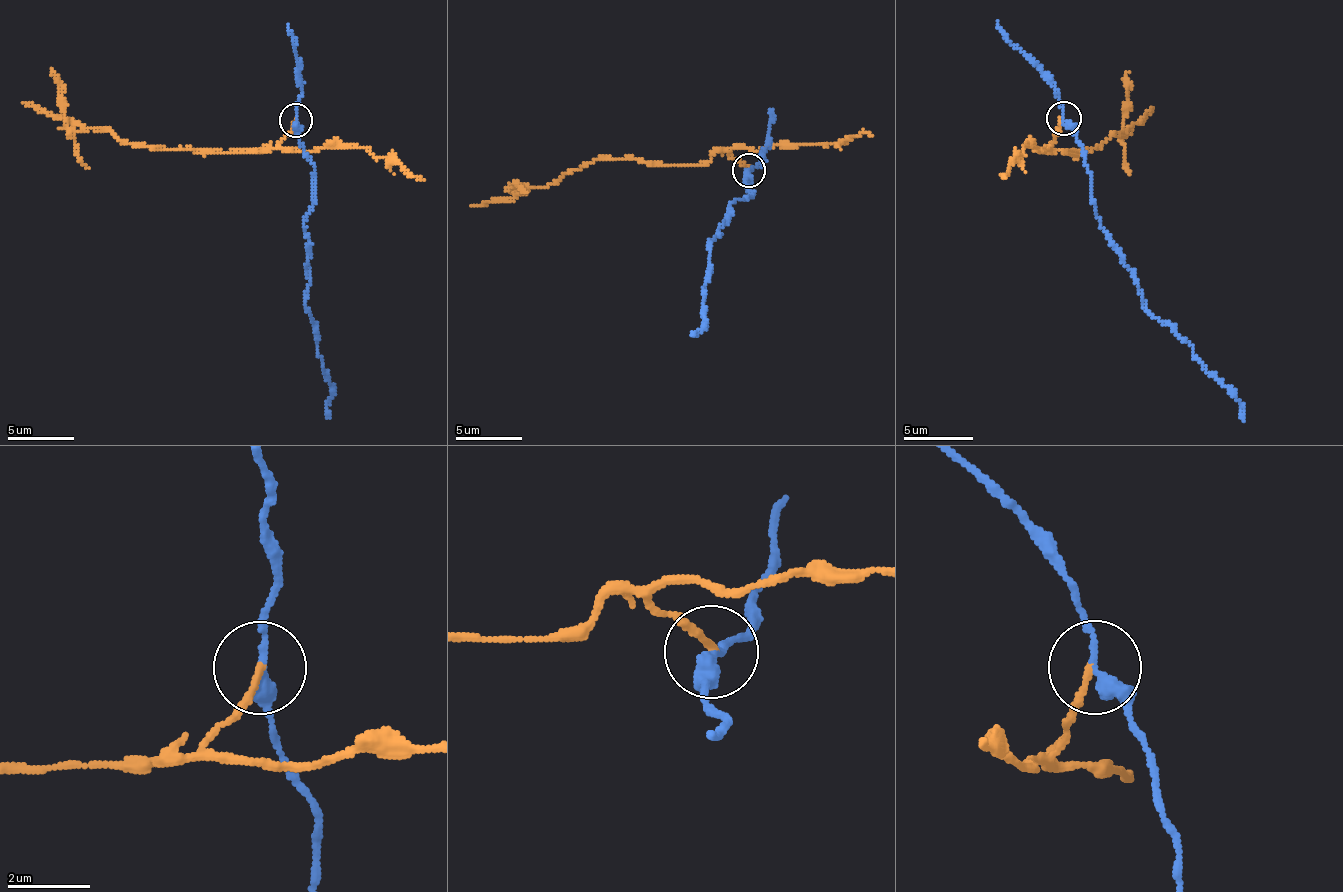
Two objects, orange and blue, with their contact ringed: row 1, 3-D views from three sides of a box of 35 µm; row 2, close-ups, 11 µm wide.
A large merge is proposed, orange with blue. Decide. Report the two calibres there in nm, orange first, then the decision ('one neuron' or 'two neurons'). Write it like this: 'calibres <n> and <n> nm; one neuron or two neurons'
calibres 170 and 280 nm; two neurons

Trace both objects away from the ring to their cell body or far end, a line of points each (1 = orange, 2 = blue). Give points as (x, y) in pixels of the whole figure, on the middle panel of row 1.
1: (750, 169), (724, 151), (697, 165), (599, 159), (571, 170), (548, 187), (516, 184), (517, 189), (510, 190)
2: (750, 169), (744, 185), (754, 194), (730, 202), (720, 233), (709, 239), (703, 323), (694, 335)

